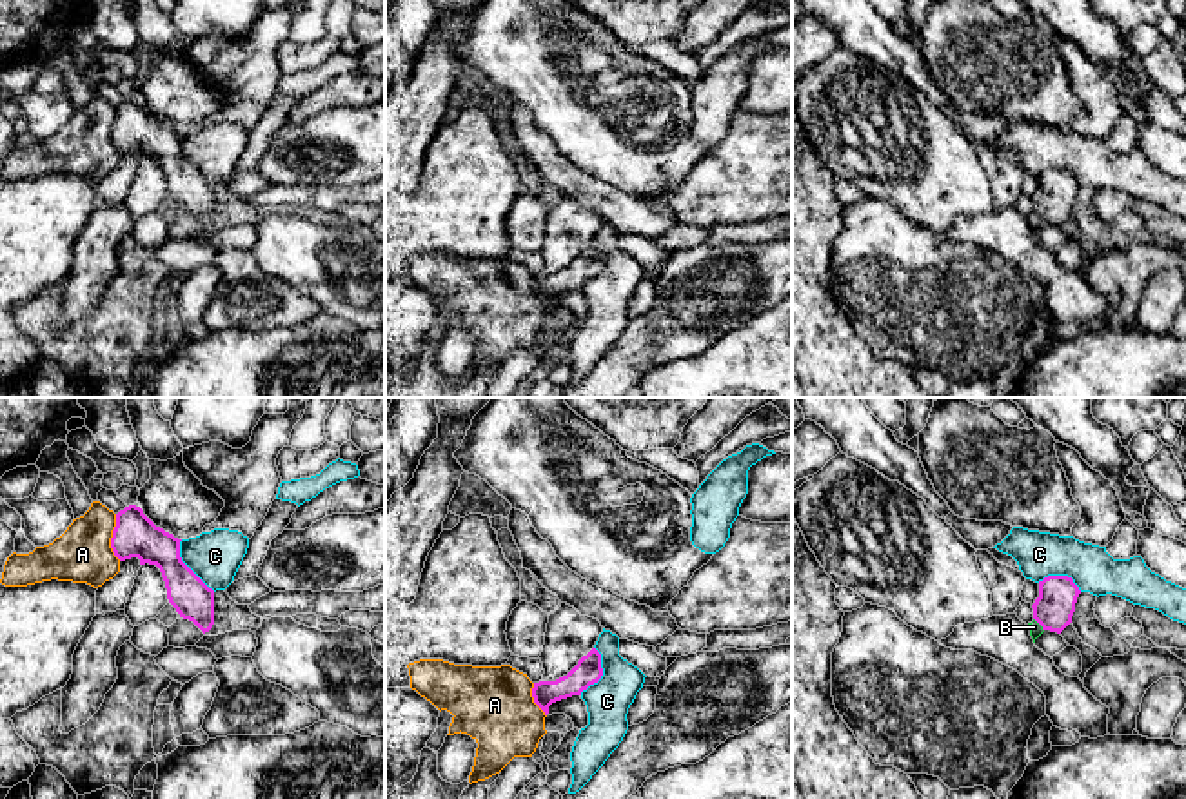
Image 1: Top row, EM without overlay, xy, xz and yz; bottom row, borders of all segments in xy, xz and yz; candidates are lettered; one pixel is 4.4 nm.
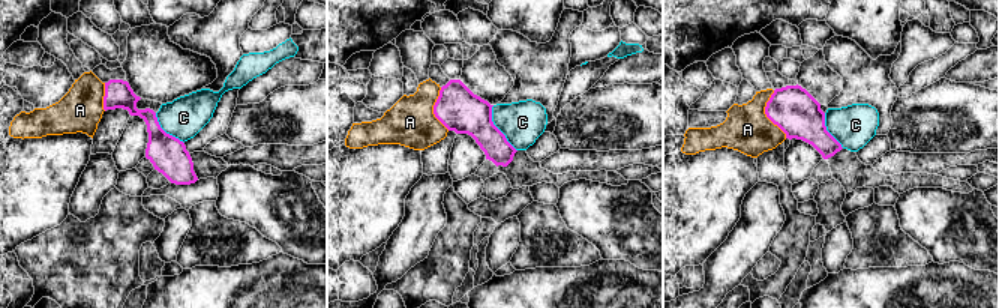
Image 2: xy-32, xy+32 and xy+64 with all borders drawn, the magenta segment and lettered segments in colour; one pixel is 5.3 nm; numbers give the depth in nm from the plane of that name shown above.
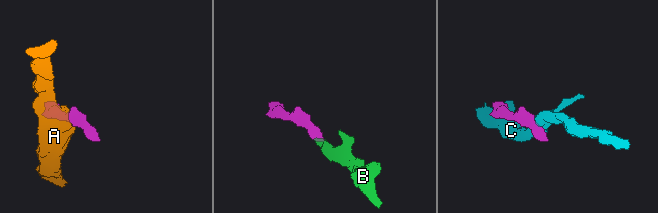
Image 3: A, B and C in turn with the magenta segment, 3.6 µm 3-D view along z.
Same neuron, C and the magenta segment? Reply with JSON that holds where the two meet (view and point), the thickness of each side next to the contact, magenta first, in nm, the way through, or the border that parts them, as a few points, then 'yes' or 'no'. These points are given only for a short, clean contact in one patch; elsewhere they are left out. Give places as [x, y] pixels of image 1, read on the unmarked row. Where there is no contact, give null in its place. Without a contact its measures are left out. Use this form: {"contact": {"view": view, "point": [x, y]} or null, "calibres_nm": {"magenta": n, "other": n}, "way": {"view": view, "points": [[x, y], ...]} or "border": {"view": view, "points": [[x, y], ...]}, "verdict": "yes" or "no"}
{"contact": {"view": "xy", "point": [187, 160]}, "calibres_nm": {"magenta": 180, "other": 220}, "border": {"view": "xy", "points": [[180, 133], [180, 151], [215, 184]]}, "verdict": "no"}

